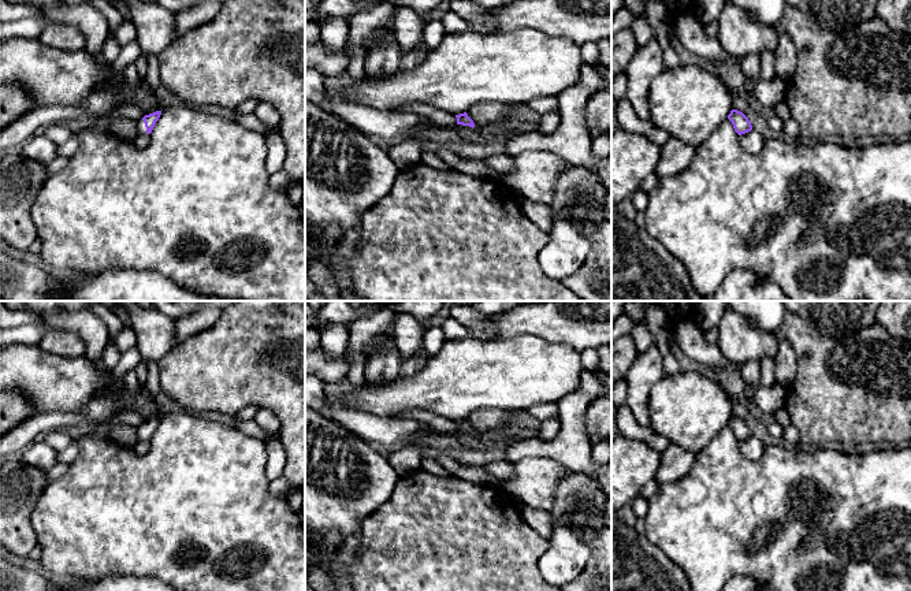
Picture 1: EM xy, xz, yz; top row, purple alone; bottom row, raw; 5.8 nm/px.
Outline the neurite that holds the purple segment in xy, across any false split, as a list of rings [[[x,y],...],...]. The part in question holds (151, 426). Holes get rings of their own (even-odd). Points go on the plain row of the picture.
[[[156,417],[153,420],[145,421],[144,424],[135,427],[138,439],[150,441],[160,421],[161,421],[161,417]]]

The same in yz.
[[[732,416],[730,420],[728,421],[728,425],[732,428],[733,435],[739,442],[752,436],[752,432],[748,424],[737,416]]]

